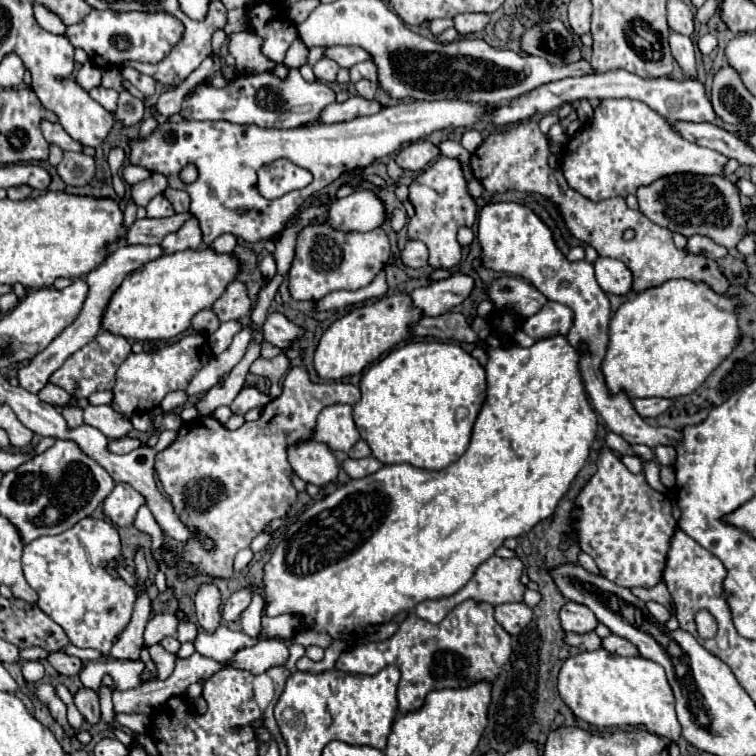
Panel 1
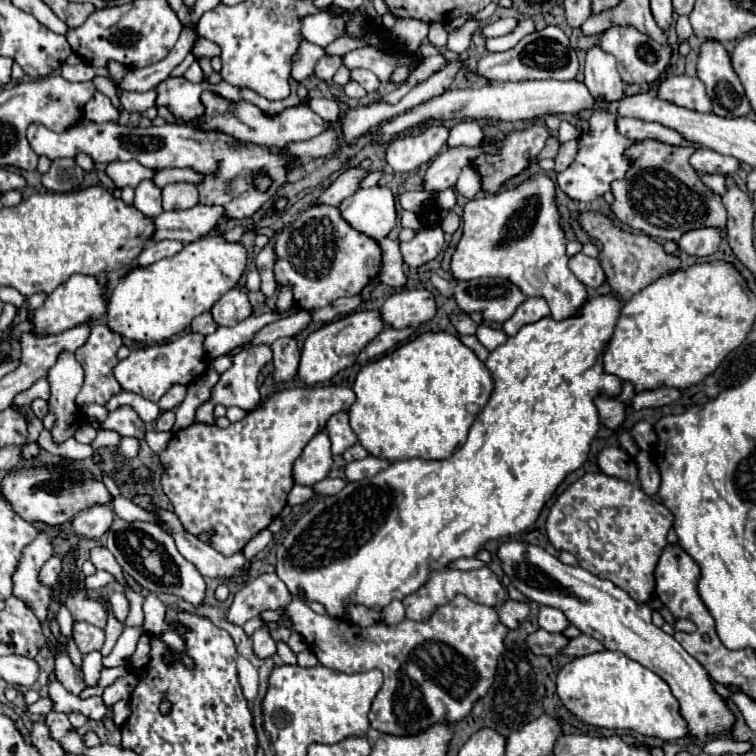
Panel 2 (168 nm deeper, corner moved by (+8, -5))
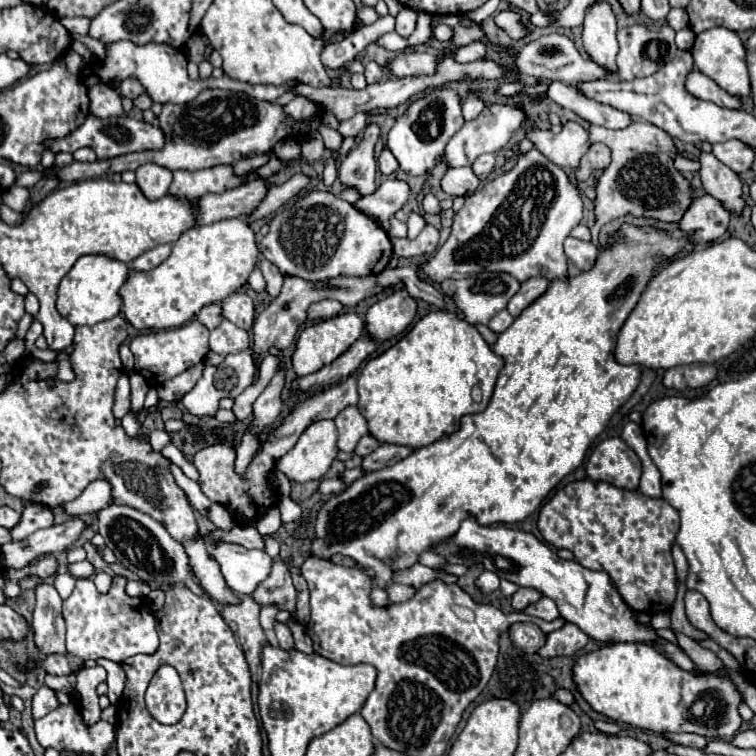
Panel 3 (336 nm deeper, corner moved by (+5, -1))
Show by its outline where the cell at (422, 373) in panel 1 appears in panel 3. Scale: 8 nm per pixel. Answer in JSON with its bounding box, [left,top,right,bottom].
[357,311,503,449]

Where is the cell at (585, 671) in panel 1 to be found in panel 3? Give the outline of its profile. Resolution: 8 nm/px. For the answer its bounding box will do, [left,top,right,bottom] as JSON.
[573,643,743,739]

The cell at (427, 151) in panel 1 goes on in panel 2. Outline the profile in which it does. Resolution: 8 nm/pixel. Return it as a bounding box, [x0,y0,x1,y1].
[386,125,450,173]

